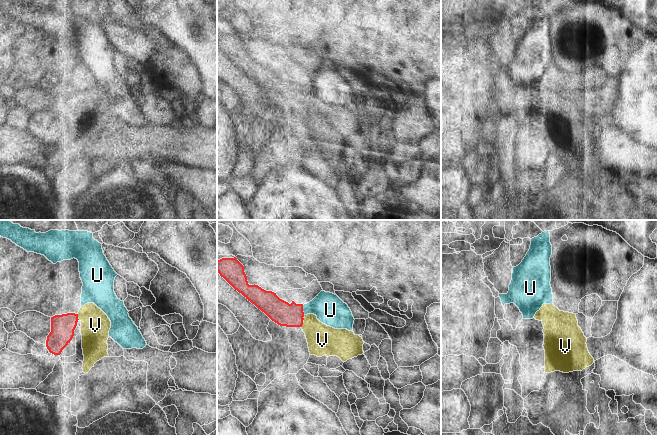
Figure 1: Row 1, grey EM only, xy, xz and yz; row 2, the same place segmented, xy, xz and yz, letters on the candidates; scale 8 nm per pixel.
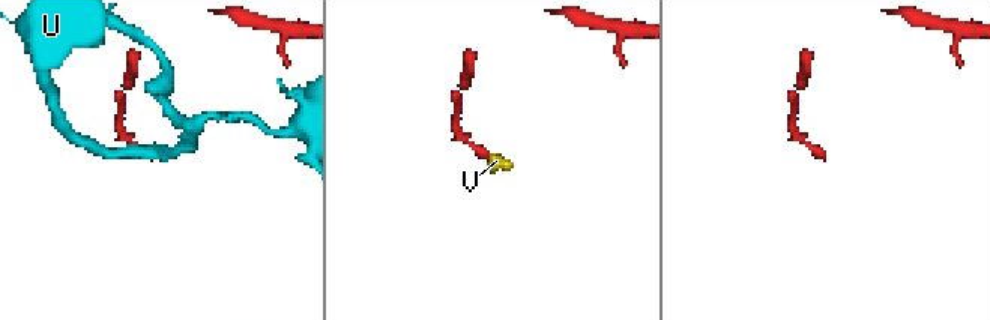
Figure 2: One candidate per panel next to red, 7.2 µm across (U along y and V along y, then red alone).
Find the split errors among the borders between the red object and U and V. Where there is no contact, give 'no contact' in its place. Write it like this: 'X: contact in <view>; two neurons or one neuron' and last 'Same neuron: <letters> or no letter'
U: contact in xz; two neurons
V: contact in xz; one neuron
Same neuron: V

